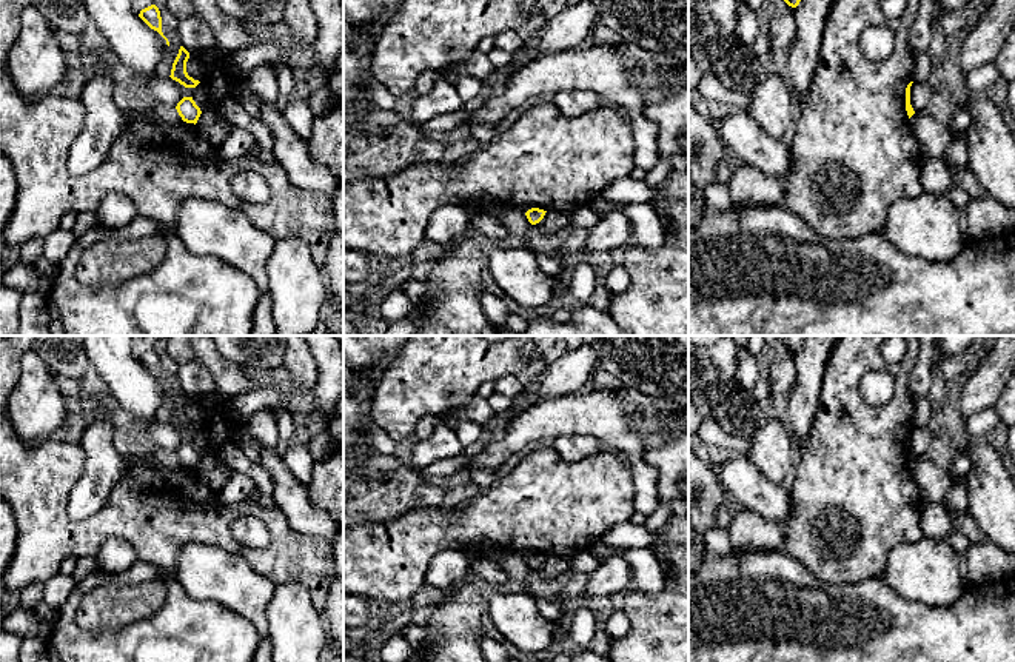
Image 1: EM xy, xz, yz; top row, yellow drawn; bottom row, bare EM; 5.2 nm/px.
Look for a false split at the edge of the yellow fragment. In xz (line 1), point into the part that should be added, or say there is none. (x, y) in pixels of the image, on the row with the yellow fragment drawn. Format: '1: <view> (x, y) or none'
1: none

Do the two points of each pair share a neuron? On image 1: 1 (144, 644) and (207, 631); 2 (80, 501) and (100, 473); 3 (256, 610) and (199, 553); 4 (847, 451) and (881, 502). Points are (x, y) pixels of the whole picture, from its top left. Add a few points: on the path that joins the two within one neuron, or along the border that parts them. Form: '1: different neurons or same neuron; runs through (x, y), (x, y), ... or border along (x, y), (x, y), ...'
1: same neuron; runs through (159, 644), (191, 644)
2: same neuron; runs through (87, 494), (99, 479)
3: same neuron; runs through (242, 596), (213, 567)
4: same neuron; runs through (854, 464), (854, 474), (869, 490)

